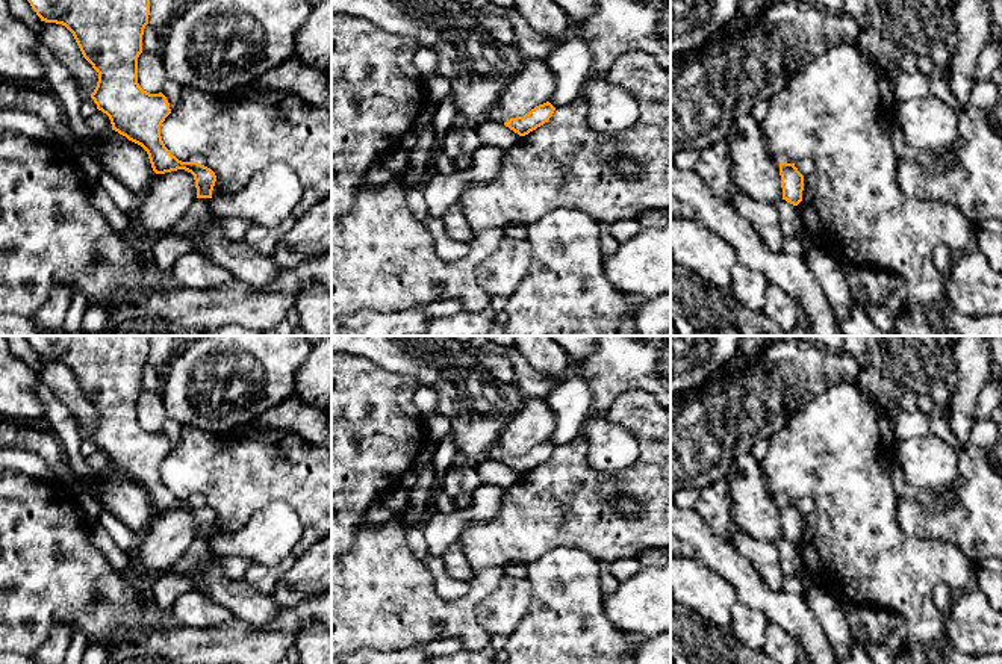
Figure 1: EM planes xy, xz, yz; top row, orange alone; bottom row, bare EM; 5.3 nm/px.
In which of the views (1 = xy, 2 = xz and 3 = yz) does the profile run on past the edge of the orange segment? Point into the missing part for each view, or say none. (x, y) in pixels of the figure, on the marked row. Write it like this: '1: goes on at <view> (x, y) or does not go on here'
1: does not go on here
2: does not go on here
3: does not go on here

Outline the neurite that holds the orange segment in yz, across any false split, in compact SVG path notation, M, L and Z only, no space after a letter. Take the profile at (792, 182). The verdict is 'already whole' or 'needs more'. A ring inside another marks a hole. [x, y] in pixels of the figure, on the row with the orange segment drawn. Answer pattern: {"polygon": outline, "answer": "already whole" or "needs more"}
{"polygon": "M780 162L780 175L783 188L783 200L798 206L802 201L804 175L795 163Z", "answer": "already whole"}

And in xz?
{"polygon": "M546 101L543 104L536 106L524 116L507 119L504 126L518 133L519 136L525 136L548 123L554 110L555 107L549 101Z", "answer": "already whole"}

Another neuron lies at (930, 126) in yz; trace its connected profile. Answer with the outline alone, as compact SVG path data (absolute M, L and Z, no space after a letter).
M935 97L898 101L895 119L905 142L920 153L946 151L958 136L958 113Z

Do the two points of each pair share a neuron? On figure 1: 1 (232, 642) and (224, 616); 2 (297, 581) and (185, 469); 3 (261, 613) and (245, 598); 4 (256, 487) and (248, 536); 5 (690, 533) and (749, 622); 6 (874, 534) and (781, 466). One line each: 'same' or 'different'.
1: different
2: different
3: same
4: different
5: different
6: same

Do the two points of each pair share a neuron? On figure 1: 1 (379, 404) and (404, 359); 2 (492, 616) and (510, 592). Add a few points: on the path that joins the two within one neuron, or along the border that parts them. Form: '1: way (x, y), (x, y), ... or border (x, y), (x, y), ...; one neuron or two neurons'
1: border (365, 356), (383, 368), (413, 377), (421, 384); two neurons
2: way (498, 610), (510, 598); one neuron

